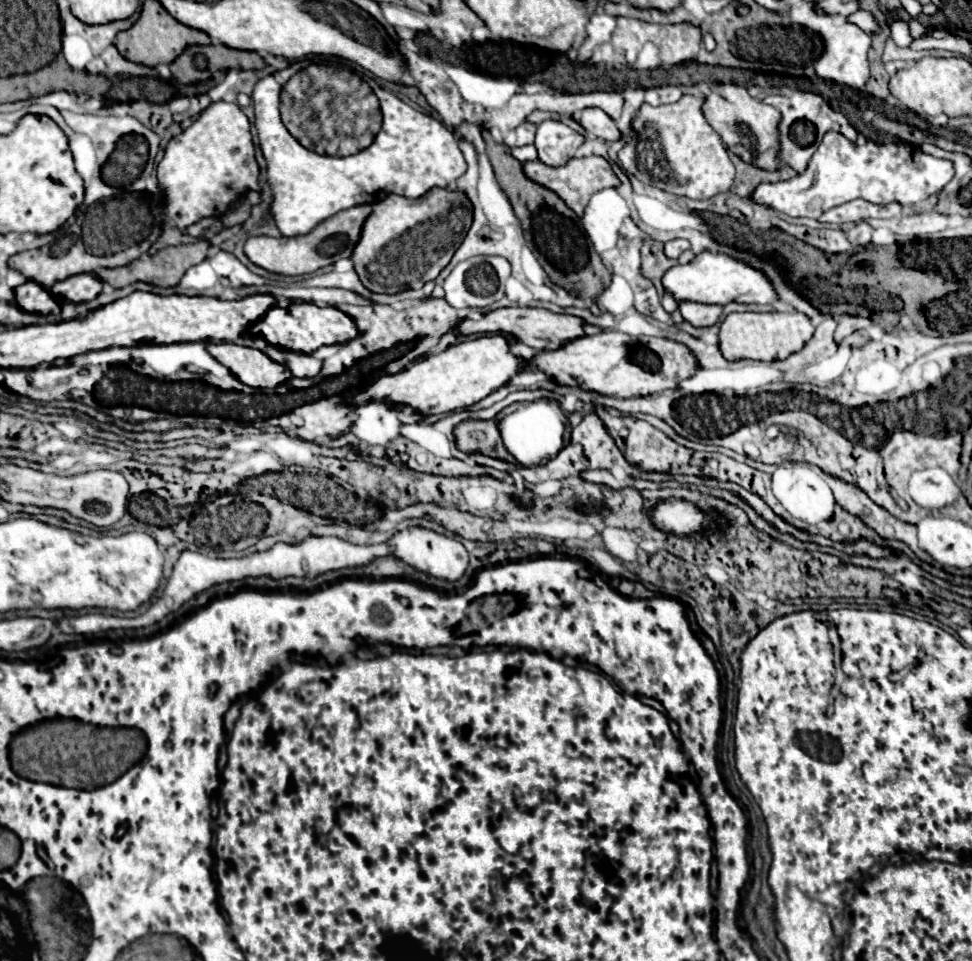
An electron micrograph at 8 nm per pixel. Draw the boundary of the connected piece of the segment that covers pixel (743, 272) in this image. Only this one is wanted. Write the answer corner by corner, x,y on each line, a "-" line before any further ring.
702,252
698,254
692,262
686,266
678,264
670,268
662,284
668,292
674,294
678,302
682,300
692,300
692,302
704,302
704,304
728,304
728,302
742,302
742,304
774,304
778,302
778,294
774,290
774,284
770,278
746,262
740,262
728,254
712,254
712,252

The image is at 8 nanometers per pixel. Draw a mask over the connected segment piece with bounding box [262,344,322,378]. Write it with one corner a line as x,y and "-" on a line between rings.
266,344
266,348
262,348
272,360
288,366
288,370
298,376
298,378
312,378
320,372
322,362
310,354
302,354
302,352
294,352
294,350
284,350
272,344

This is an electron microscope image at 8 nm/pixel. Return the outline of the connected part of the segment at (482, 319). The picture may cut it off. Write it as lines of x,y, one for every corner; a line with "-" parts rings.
498,308
494,312
482,314
478,318
468,318
464,320
464,324
460,324
460,328
456,328
460,334
512,334
516,336
520,342
528,344
530,348
548,348
550,350
558,350
562,348
566,342
582,338
584,336
584,326
586,324
582,318
578,316
568,316
568,314
554,314
546,308

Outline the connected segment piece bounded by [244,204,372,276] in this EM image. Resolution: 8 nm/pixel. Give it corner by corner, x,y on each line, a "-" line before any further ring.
360,204
356,208
348,208
344,212
338,212
330,218
326,218
312,232
308,232
304,236
294,236
294,238
248,236
248,240
244,244
244,252
256,266
262,266
270,272
278,272
278,274
286,274
286,276
316,272
320,268
326,268
328,264
334,264
340,258
352,256
352,248
358,244
358,240
362,236
362,226
370,214
372,214
372,206

